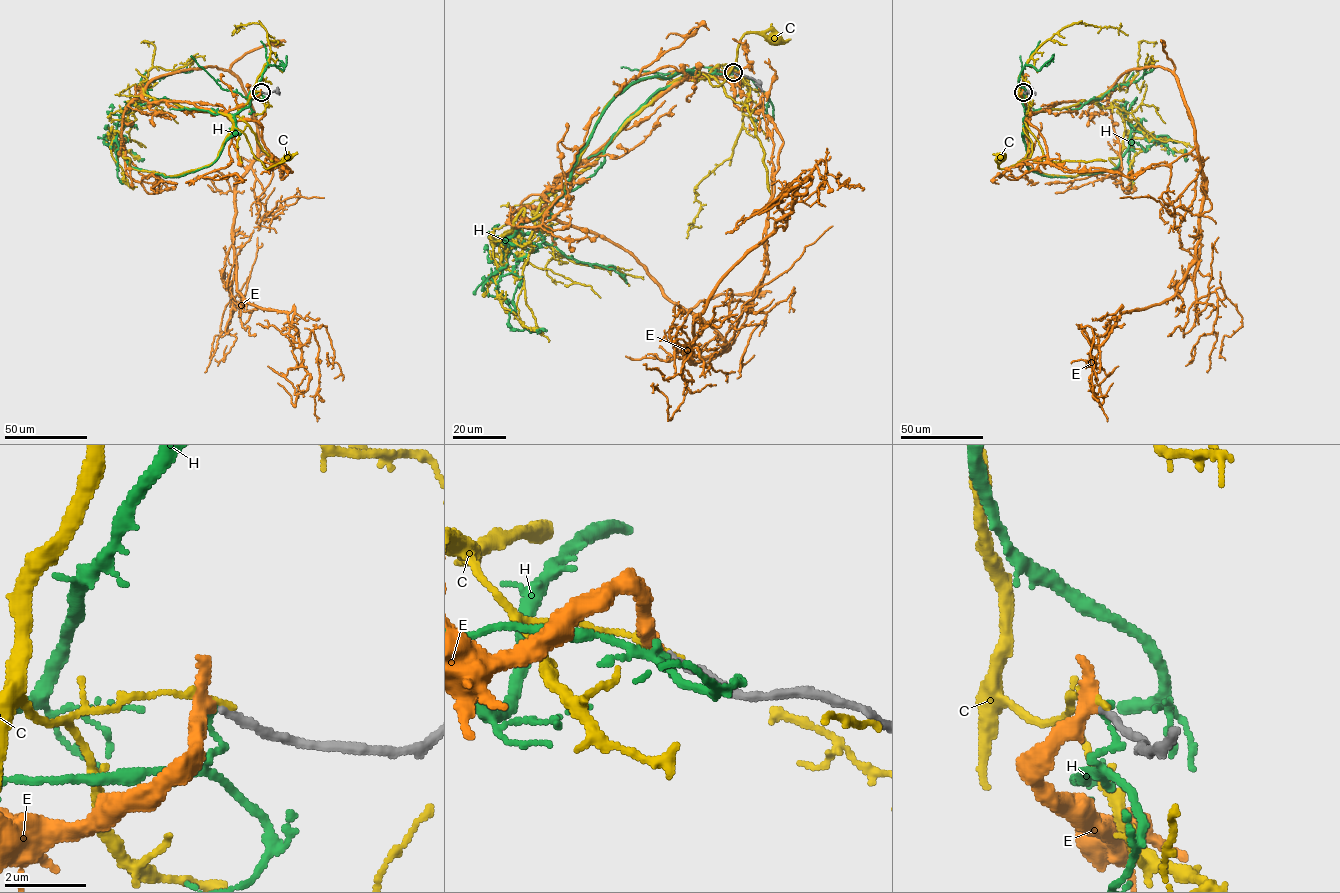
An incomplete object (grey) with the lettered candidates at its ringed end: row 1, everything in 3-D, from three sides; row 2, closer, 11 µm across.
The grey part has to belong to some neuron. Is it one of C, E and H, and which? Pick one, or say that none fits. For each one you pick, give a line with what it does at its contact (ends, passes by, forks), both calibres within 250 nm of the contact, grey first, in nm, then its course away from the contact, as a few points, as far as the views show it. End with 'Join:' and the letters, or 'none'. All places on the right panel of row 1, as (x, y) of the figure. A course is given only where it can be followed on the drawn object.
E: it passes by | 180/300 nm | via (1023, 91), (1052, 164), (1135, 178), (1190, 154), (1206, 181), (1174, 295), (1100, 345), (1082, 332), (1107, 421)
Join: E

